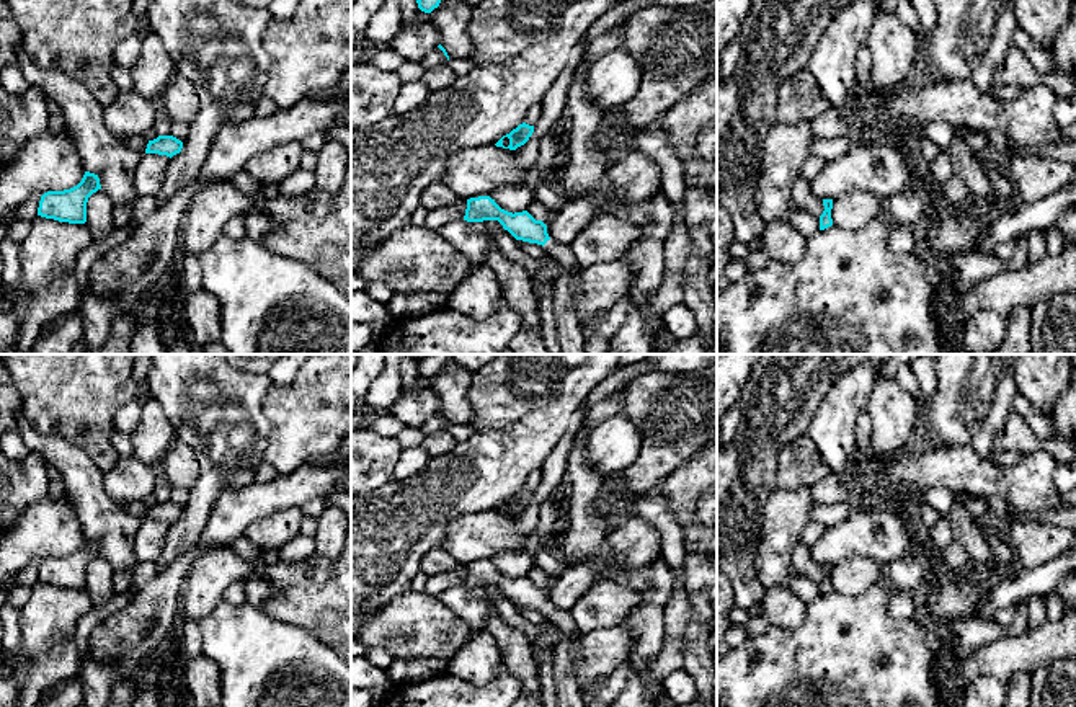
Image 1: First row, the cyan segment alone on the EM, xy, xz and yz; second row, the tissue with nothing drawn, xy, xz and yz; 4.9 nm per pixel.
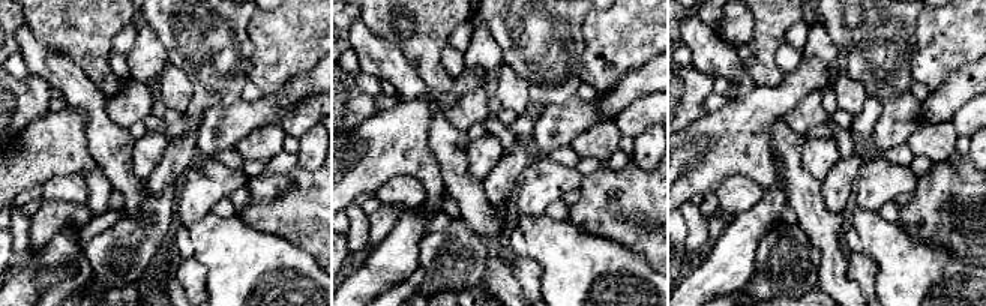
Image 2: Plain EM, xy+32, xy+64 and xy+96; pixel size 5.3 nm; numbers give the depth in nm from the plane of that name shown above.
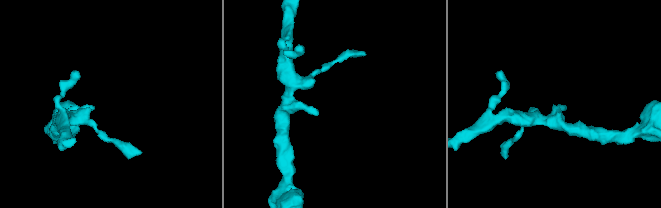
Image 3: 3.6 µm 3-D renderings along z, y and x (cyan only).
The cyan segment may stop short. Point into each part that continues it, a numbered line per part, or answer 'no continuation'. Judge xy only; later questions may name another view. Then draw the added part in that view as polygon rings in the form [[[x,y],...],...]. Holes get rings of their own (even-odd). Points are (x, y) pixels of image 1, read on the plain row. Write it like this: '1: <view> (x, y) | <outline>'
no continuation

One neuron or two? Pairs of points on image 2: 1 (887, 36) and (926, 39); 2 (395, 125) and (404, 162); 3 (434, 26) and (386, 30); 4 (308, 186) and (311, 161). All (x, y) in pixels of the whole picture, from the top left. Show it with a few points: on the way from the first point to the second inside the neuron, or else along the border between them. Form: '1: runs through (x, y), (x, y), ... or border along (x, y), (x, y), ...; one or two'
1: border along (919, 15), (910, 72); two
2: runs through (395, 134), (395, 144), (401, 153); one
3: runs through (422, 38), (419, 41), (398, 41); one
4: border along (302, 167), (315, 171); two

